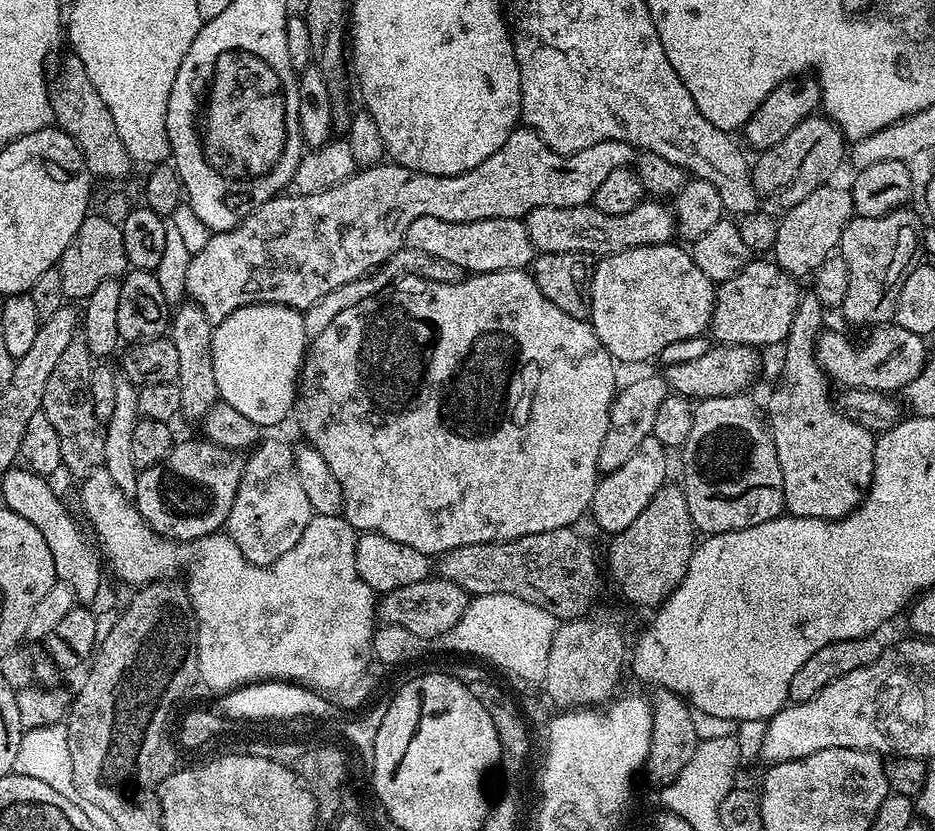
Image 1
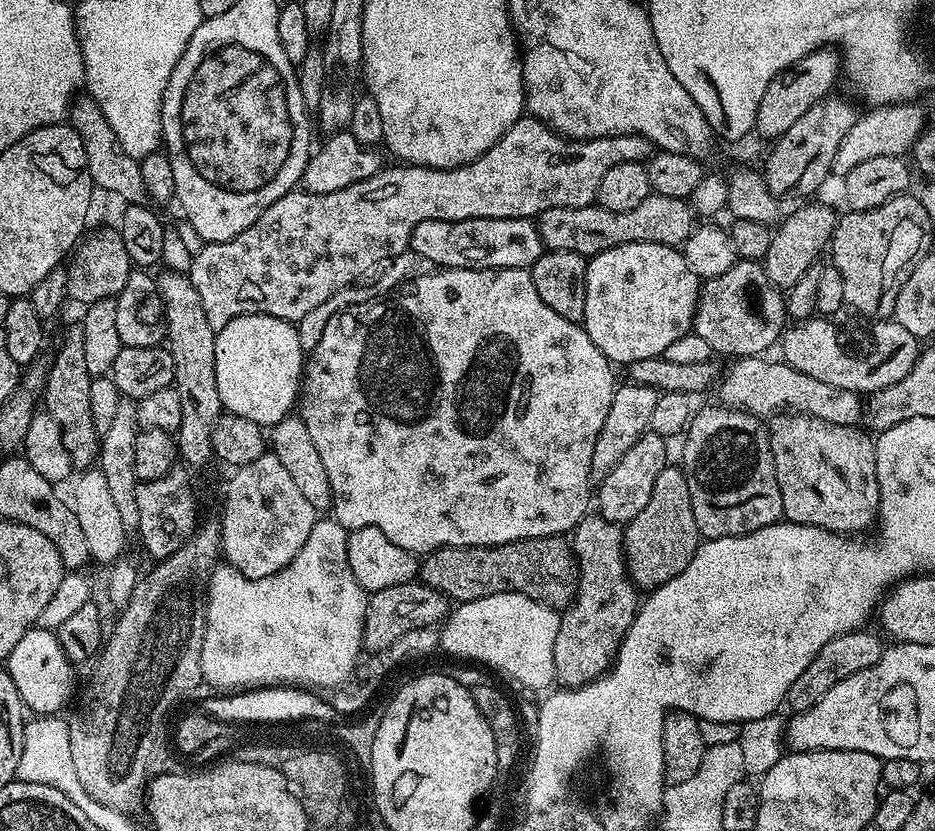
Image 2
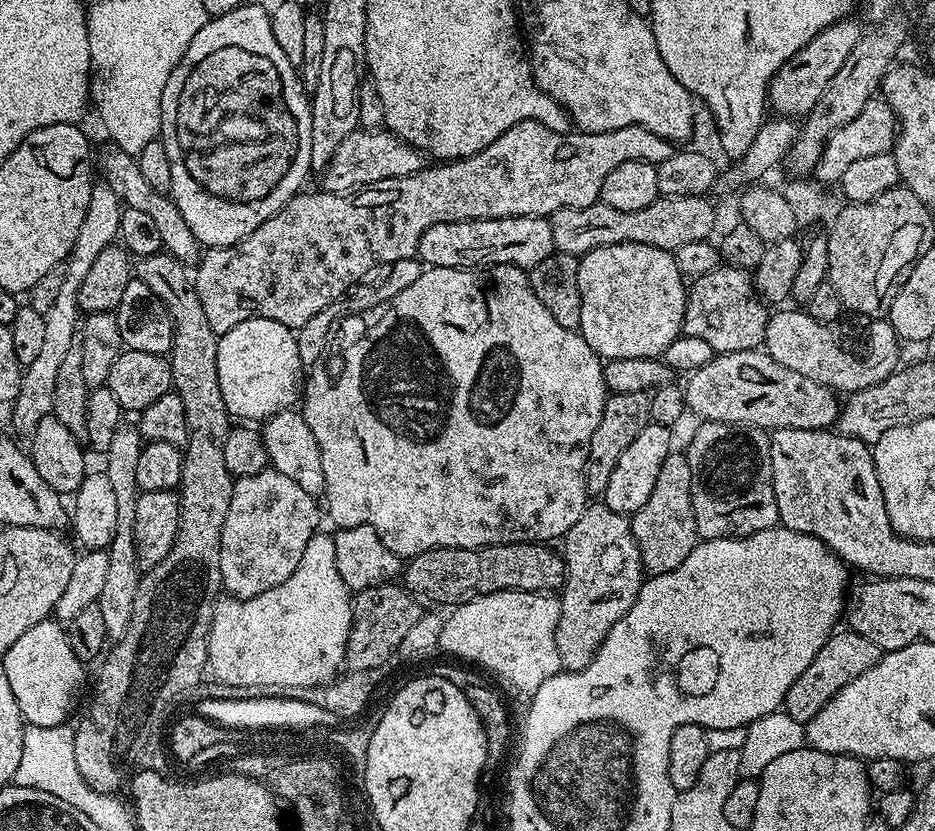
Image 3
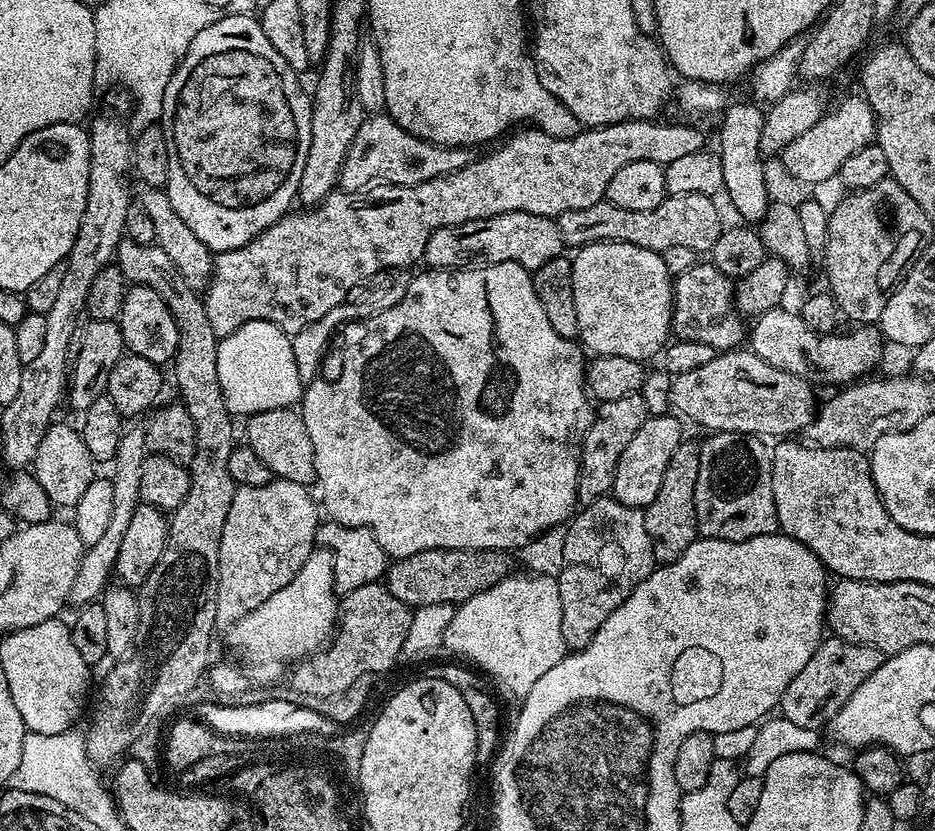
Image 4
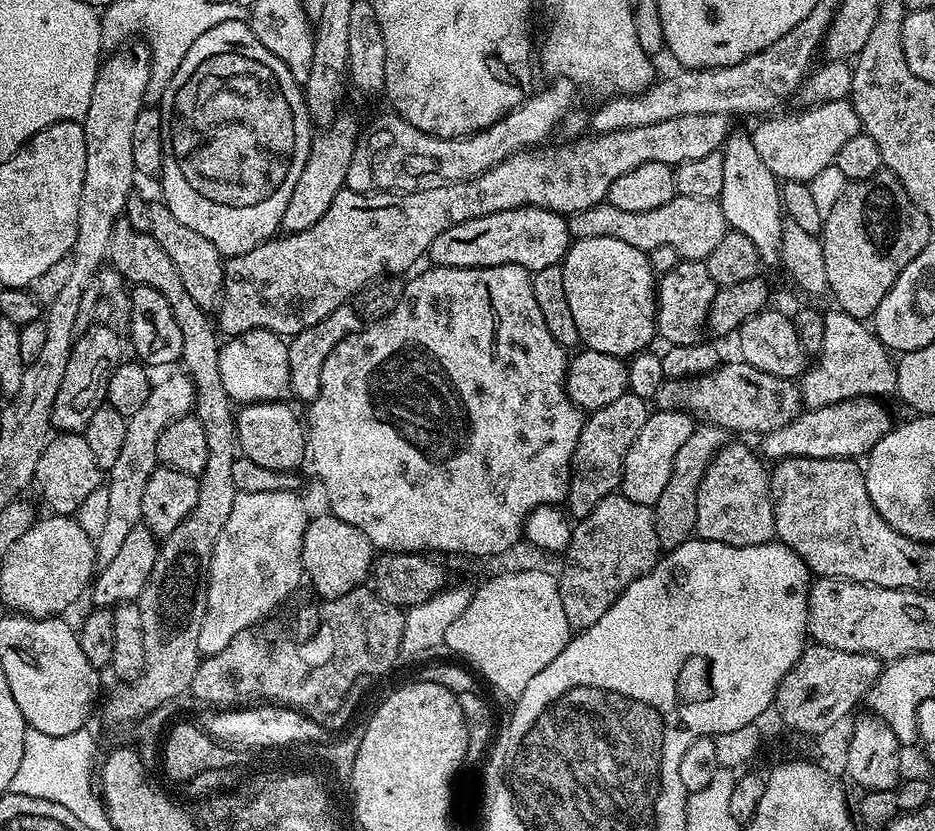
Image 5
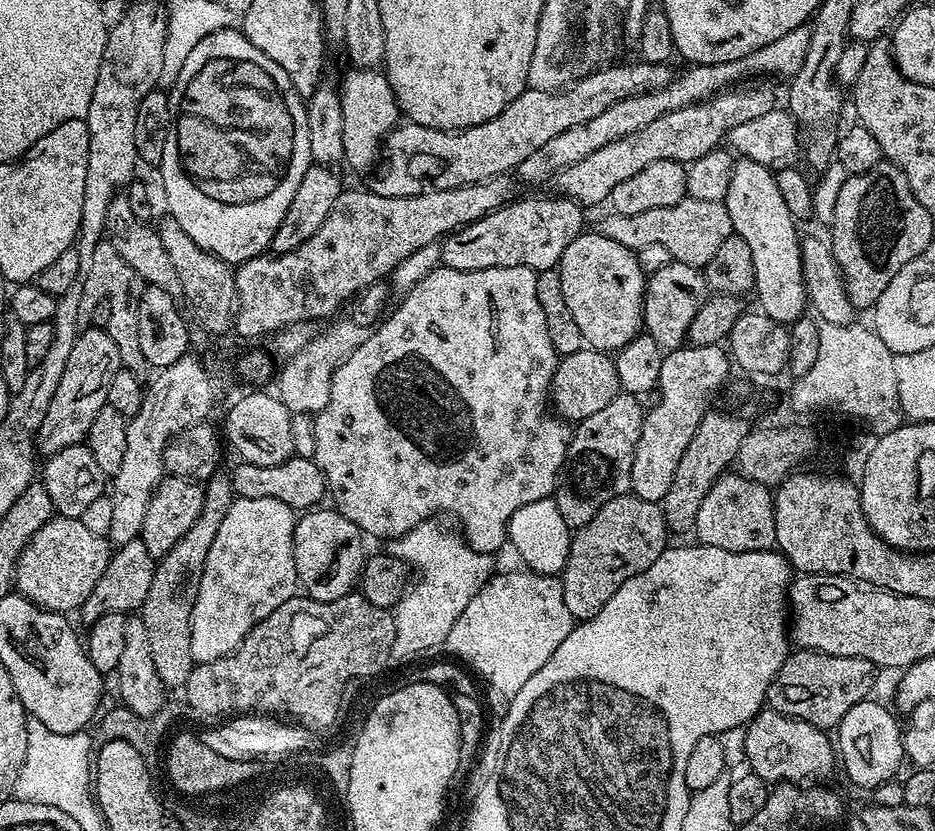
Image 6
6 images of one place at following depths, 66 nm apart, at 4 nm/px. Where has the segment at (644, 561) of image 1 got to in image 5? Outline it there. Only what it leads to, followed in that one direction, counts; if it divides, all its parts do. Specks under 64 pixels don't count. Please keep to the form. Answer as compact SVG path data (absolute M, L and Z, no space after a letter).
M700 422L693 427L690 438L686 438L686 443L678 449L670 474L670 482L666 482L666 487L662 490L662 498L658 498L654 506L656 533L660 539L661 549L677 548L695 533L698 518L698 486L702 482L702 474L706 474L706 466L710 466L710 462L716 457L717 450L723 448L729 440L729 433L723 428Z

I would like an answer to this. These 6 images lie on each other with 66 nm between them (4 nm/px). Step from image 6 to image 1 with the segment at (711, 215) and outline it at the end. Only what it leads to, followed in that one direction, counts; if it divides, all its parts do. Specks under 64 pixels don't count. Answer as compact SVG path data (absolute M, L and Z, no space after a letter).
M656 198L641 200L634 210L627 214L602 214L602 210L593 208L588 204L574 206L573 208L559 208L558 206L538 206L530 210L523 217L526 234L530 236L530 242L537 253L542 252L581 252L593 258L603 258L614 252L630 250L638 246L654 246L655 244L667 244L677 235L676 218L673 209L667 203Z

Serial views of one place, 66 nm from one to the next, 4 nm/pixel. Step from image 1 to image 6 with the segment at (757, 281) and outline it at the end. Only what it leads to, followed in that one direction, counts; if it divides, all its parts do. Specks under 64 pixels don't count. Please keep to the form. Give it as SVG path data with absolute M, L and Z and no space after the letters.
M673 260L662 266L662 270L654 270L644 286L643 331L654 338L660 348L671 350L681 347L685 343L690 322L694 322L694 314L698 314L702 302L709 295L708 284L704 281L701 269Z

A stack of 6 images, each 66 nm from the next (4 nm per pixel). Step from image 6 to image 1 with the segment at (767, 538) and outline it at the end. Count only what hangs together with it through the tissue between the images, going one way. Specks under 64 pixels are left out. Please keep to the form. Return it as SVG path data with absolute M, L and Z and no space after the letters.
M751 395L719 396L706 398L693 407L694 426L690 426L690 438L686 438L684 455L684 497L690 510L692 527L705 537L717 536L723 532L742 530L770 522L784 511L784 487L782 466L778 466L778 454L774 450L772 433L768 430L766 416L756 409Z

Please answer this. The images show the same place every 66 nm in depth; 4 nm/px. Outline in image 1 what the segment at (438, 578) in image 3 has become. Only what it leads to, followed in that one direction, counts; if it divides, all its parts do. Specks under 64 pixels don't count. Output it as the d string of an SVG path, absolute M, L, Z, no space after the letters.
M575 527L546 530L542 534L526 534L517 540L501 540L491 544L471 544L458 546L439 557L439 579L454 582L466 590L469 597L486 594L514 594L522 602L534 602L546 610L558 622L576 620L589 615L596 600L596 587L600 584L600 568L596 565L596 552L576 533Z

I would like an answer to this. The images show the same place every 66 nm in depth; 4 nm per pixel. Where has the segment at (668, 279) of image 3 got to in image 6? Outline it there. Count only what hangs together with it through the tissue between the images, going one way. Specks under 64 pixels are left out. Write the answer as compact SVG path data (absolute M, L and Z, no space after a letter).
M585 230L578 238L574 238L574 242L570 242L570 246L566 246L566 254L562 254L558 271L562 278L562 294L566 298L566 306L578 330L582 330L582 338L587 347L595 348L597 352L615 354L635 336L641 335L644 327L646 273L642 266L638 266L638 258L633 249L614 242L614 238L606 238L598 230Z

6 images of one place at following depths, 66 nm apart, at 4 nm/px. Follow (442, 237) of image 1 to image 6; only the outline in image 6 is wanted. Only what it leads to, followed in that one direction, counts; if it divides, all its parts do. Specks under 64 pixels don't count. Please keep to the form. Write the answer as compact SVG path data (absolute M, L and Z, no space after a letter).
M559 194L515 200L444 237L440 244L441 265L467 272L502 266L526 266L536 272L556 268L562 254L566 254L566 246L585 231L585 209L575 200Z

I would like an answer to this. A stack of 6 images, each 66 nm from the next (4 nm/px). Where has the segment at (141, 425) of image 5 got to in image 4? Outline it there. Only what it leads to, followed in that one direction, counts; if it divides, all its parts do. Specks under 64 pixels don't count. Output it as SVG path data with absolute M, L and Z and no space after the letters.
M129 427L120 438L120 445L114 461L116 469L110 473L112 481L110 523L107 524L102 538L98 538L98 542L89 544L84 549L84 557L78 566L78 575L74 578L74 586L70 586L70 594L68 595L68 599L73 605L76 603L76 606L83 606L99 601L104 594L104 589L109 587L110 581L113 579L118 550L122 547L122 538L126 534L126 529L130 527L130 518L134 518L134 510L142 503L140 499L140 479L142 478L142 462L145 455L143 427Z

